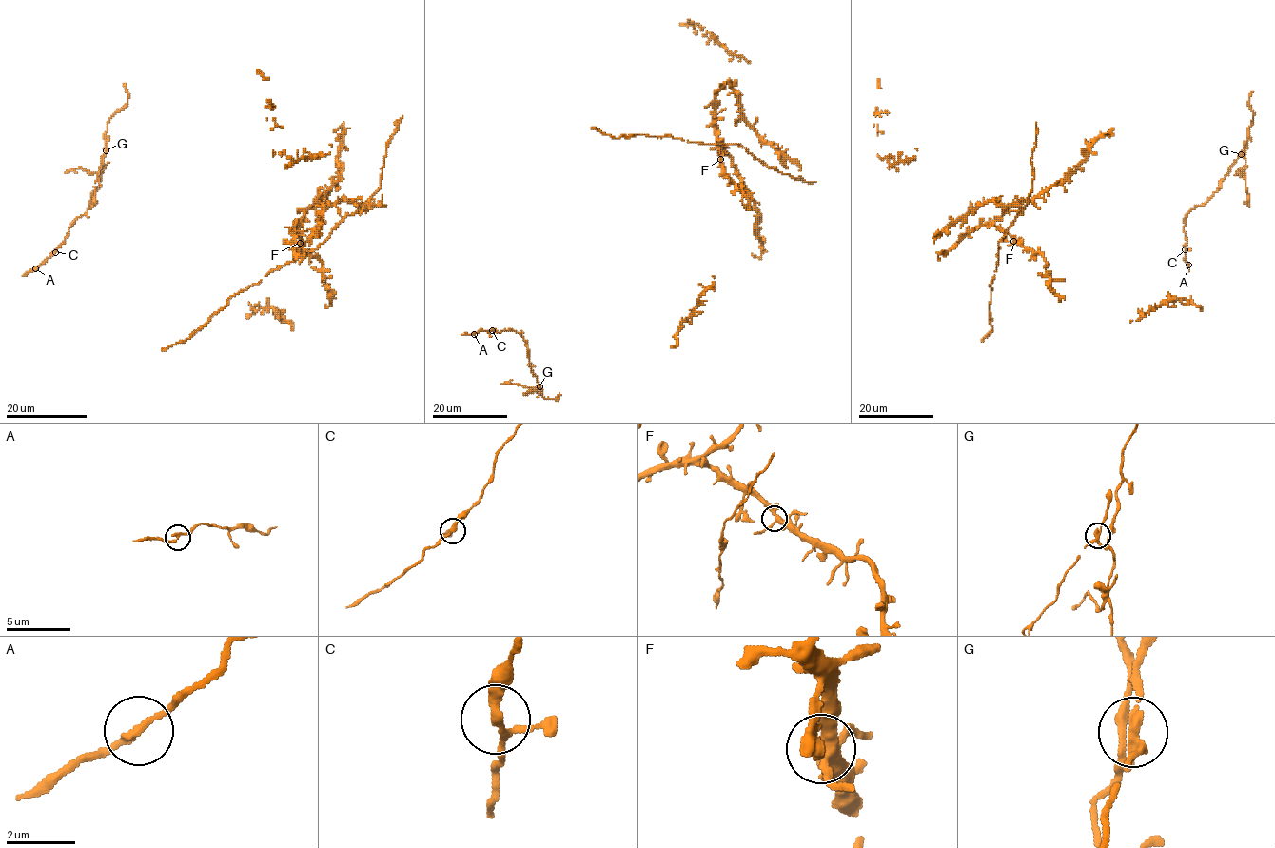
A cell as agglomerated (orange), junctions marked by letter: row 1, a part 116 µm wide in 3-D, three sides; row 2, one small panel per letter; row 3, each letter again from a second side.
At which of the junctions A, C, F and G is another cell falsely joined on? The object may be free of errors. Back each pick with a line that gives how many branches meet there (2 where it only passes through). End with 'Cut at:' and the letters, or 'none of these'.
G: Branches: 3
Cut at: G

